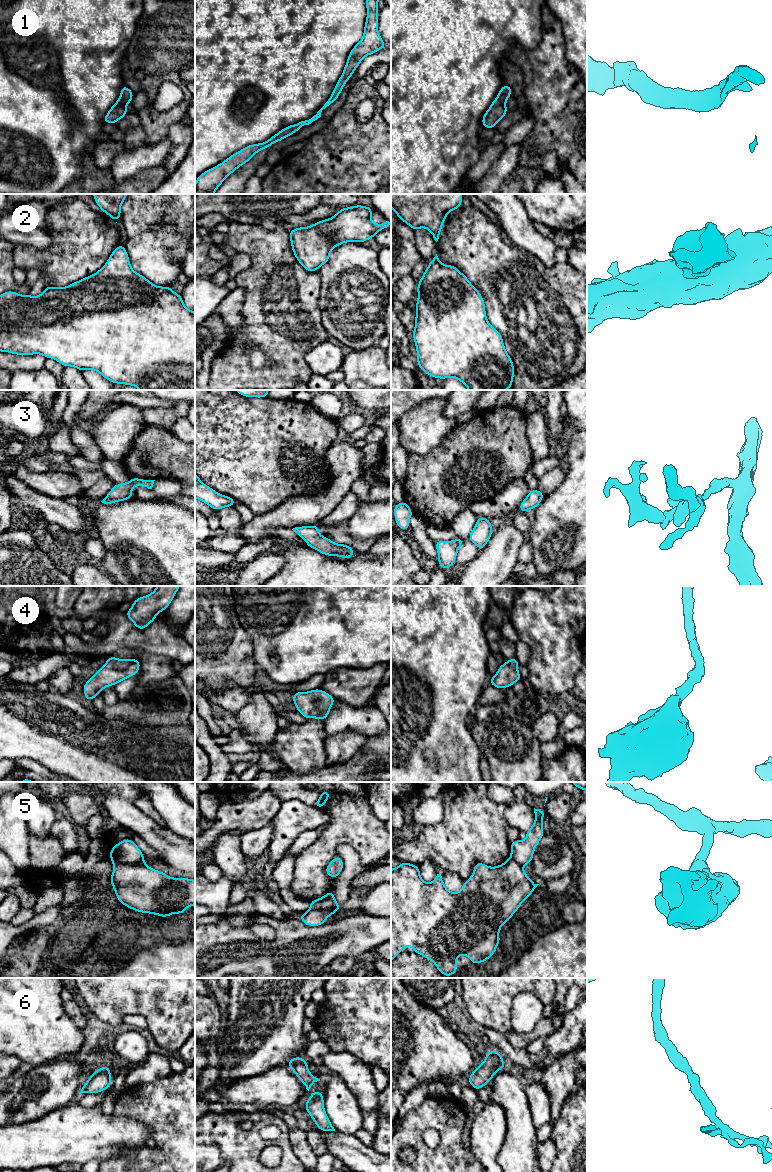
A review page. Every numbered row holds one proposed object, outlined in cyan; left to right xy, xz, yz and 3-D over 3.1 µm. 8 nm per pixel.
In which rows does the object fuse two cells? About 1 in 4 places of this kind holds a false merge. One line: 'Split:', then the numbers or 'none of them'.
Split: 5

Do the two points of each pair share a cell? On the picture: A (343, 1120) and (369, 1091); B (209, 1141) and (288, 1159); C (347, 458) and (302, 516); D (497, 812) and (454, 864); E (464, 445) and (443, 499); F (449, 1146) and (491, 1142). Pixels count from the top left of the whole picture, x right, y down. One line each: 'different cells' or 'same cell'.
A: different cells
B: same cell
C: same cell
D: same cell
E: same cell
F: different cells

